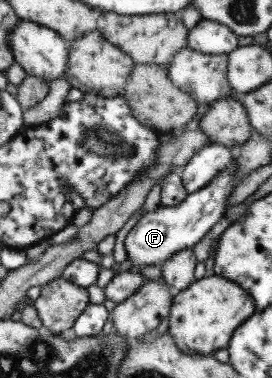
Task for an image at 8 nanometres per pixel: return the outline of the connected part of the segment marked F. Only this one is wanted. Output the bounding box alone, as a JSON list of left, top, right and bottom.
[123,155,238,272]

